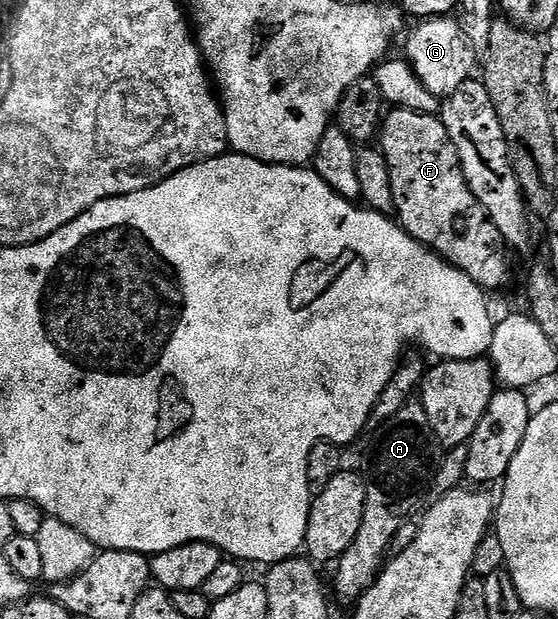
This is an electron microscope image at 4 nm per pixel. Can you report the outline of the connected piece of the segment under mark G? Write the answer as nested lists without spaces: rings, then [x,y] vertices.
[[[437,17],[423,21],[405,37],[404,58],[410,63],[417,78],[427,91],[439,98],[455,93],[460,86],[466,84],[474,75],[478,53],[460,30],[457,19],[453,17]]]

